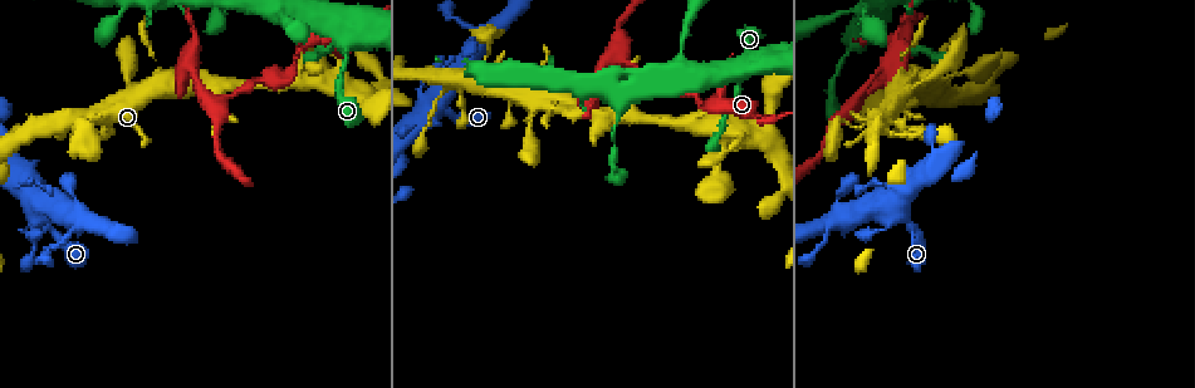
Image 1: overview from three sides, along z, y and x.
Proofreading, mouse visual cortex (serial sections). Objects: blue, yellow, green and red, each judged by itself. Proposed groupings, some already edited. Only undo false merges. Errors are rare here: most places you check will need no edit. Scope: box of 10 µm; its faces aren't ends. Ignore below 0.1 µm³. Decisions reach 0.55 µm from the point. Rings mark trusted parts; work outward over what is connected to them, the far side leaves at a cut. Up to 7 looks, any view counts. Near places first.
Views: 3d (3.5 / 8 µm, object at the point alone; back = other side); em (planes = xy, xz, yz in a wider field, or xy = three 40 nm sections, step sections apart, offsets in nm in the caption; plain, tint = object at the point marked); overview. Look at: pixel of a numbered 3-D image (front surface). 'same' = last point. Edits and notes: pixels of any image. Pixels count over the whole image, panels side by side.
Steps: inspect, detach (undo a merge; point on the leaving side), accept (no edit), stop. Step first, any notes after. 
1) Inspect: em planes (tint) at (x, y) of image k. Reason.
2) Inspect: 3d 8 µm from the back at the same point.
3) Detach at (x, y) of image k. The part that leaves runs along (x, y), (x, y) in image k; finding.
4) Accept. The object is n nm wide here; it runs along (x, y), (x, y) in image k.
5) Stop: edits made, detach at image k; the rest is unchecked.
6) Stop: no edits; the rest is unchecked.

Inspect: 3d 3.5 µm at (956, 75) of image 1. A narrow waist.

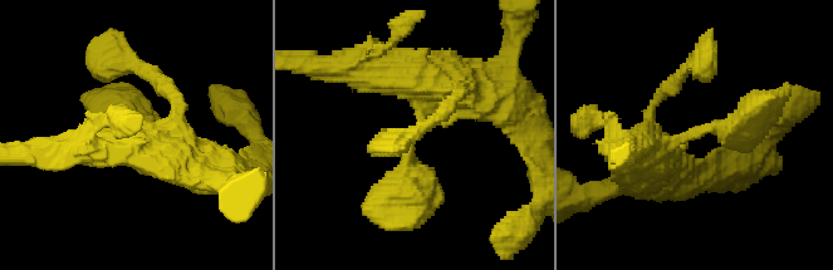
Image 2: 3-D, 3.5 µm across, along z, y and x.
Inspect: em planes (tint) at (697, 134) of image 2. Need the tissue.

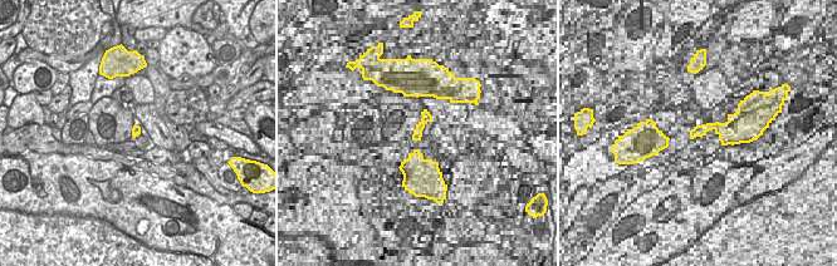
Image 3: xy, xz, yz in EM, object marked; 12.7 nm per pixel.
Inspect: em xy step 1 (tint) at the same point. Another direction.

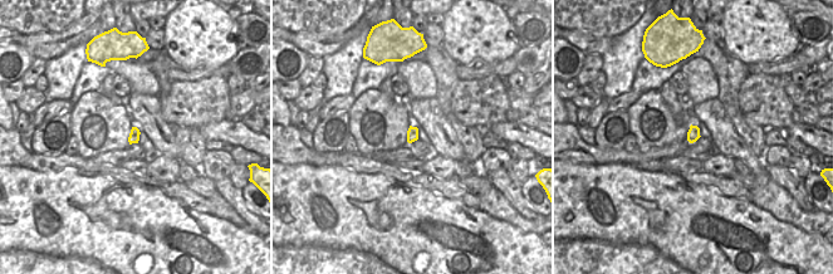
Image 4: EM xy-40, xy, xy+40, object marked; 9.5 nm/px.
Accept. The object is 120 nm wide here; it runs along (632, 145), (735, 129), (762, 102) in image 2; continuous, no second cell.

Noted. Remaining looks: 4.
Inspect: 3d 3.5 µm from the back at (886, 113) of image 1. Thin arm on a thick one.

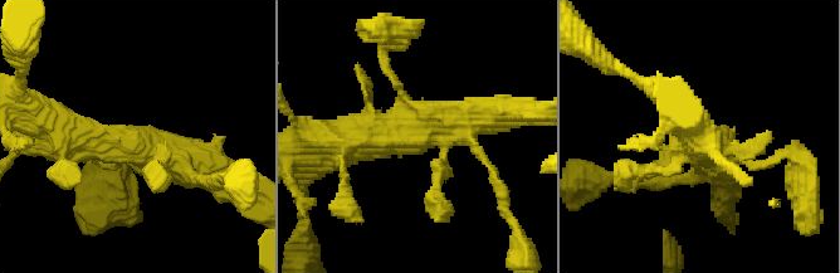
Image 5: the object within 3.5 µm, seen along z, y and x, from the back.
Inspect: em xy step 1 (tint) at (421, 129) of image 5. Need the tissue.

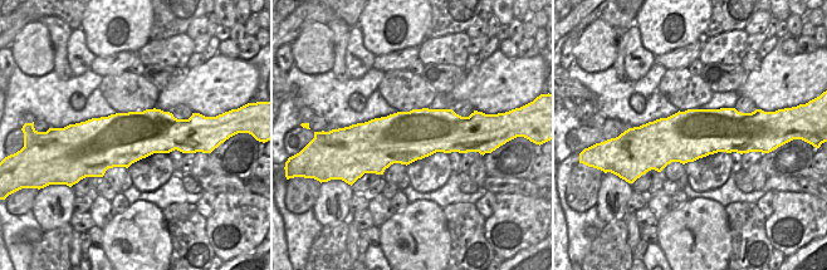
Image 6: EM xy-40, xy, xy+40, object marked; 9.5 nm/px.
Accept. The object is 500 nm wide here; it runs along (57, 136), (154, 149), (211, 175) in image 5; all the same cell.

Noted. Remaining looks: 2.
Inspect: 3d 3.5 µm at (901, 214) of image 1. Thick turns thin.

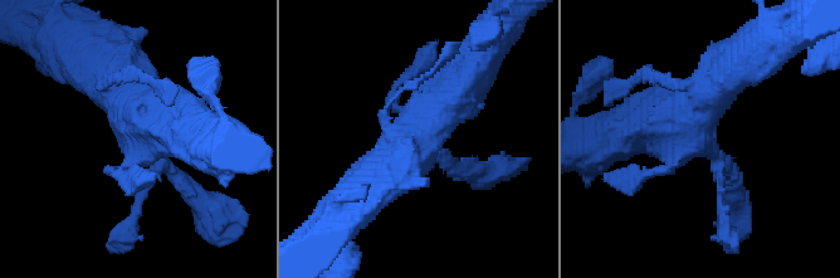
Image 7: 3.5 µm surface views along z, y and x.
Inspect: em planes (tint) at (139, 139) of image 7. Now the EM.

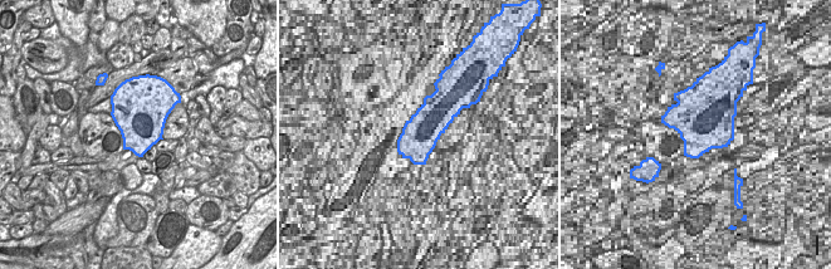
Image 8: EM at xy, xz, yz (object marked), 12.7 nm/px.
Accept. The object is 700 nm wide here; it runs along (734, 176), (683, 126), (619, 133) in image 7; one cell here.

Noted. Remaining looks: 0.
Stop: no edits; the rest is unchecked.

